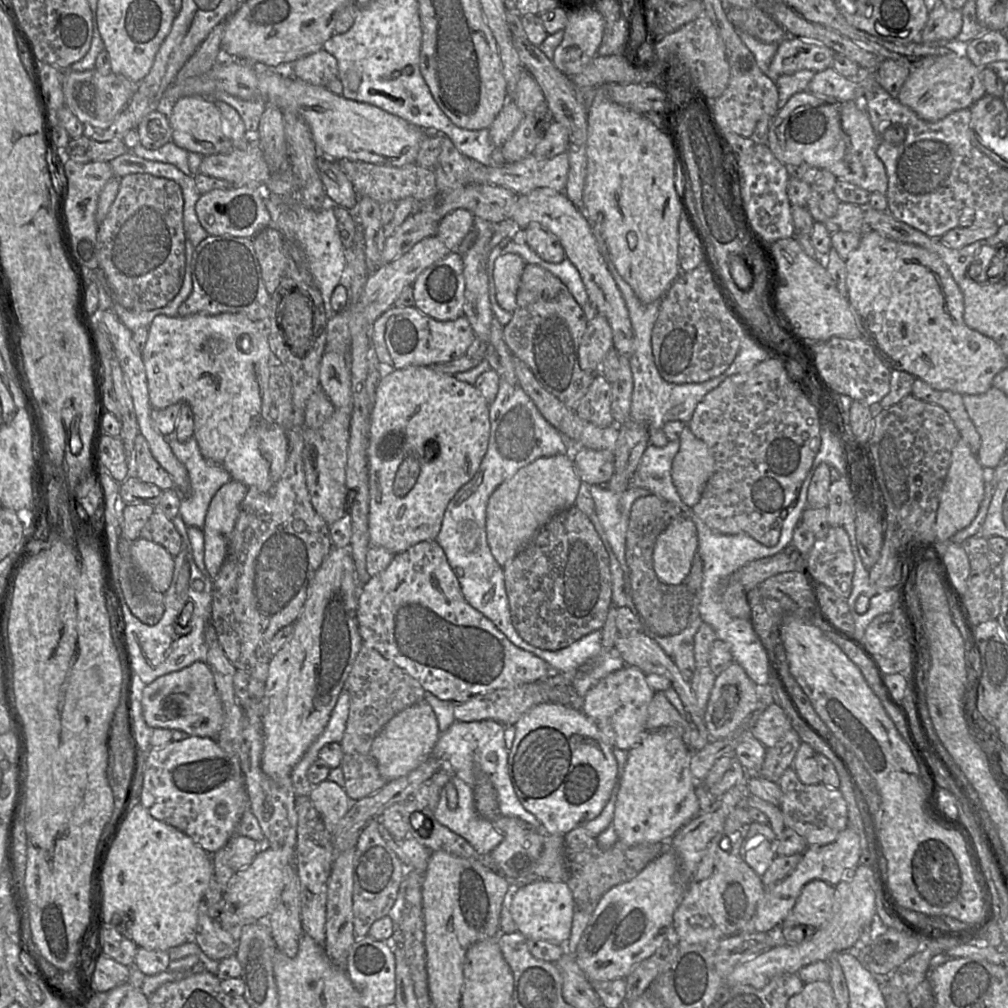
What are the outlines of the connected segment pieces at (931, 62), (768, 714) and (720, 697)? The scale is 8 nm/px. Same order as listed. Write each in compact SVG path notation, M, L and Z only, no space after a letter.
M949 50L943 55L926 58L921 65L912 69L897 99L923 120L935 122L952 112L969 108L986 95L980 72L981 68L964 51Z
M772 703L757 718L752 726L753 736L766 748L775 746L792 728L783 709Z
M735 661L716 677L704 714L705 726L712 740L723 739L728 736L756 710L758 701L756 686L757 684Z

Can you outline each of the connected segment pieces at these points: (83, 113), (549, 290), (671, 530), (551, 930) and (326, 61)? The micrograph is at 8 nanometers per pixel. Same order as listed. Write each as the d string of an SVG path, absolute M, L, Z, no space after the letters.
M96 68L86 71L68 69L64 70L62 89L65 105L86 127L106 129L128 105L138 84L123 75L102 74Z
M526 264L512 319L503 326L504 341L512 355L531 369L543 388L574 411L596 375L579 365L578 350L587 322L582 307L558 277L539 265Z
M680 514L658 536L653 550L653 569L660 581L680 584L688 575L698 549L697 530Z
M536 880L513 890L509 909L517 926L517 931L523 934L526 939L561 944L570 937L575 903L566 882Z
M324 49L296 60L290 68L295 78L312 85L326 87L331 80L338 78L337 60Z

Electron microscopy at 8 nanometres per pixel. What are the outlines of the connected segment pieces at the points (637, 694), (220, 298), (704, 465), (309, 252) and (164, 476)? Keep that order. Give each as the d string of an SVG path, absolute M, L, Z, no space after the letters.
M624 665L620 670L602 678L586 693L582 699L582 711L596 724L613 747L628 751L641 740L648 706L654 693L643 671L635 666Z
M230 235L206 237L193 251L191 272L193 288L180 305L179 316L241 313L256 323L267 322L271 316L272 298L262 279L253 238Z
M687 425L682 430L679 440L679 451L673 459L671 477L681 500L692 508L700 500L704 486L713 473L715 461L706 443L698 439Z
M295 186L293 196L269 194L269 197L263 200L270 214L269 227L279 231L287 239L295 240L302 248L314 283L323 298L326 316L330 319L334 314L330 302L331 297L335 288L341 283L347 265L347 252L340 238L333 205L320 210L309 209L296 198Z
M138 433L134 442L135 475L143 482L158 486L162 491L174 487L169 473L153 457L146 438Z

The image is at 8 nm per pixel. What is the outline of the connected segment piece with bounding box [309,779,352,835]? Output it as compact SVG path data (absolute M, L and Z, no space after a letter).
M327 779L313 786L309 797L332 835L352 802L345 788Z

